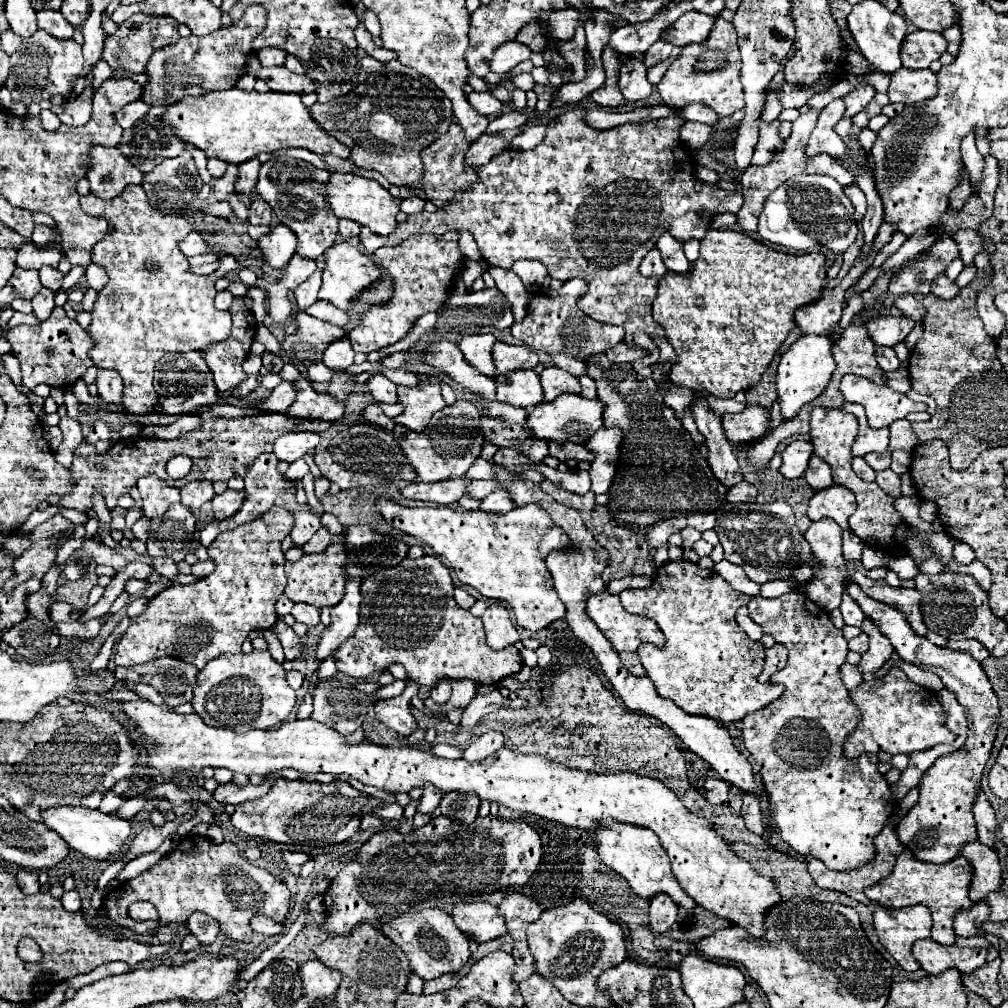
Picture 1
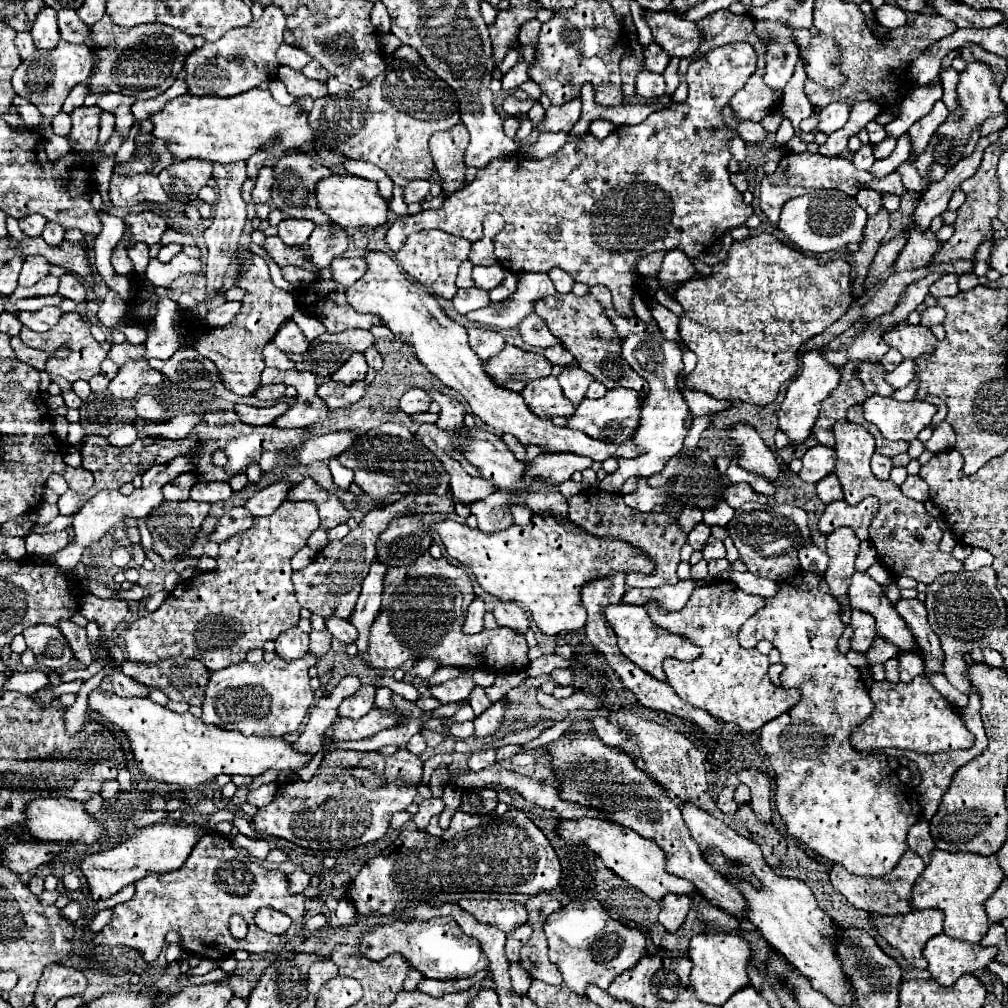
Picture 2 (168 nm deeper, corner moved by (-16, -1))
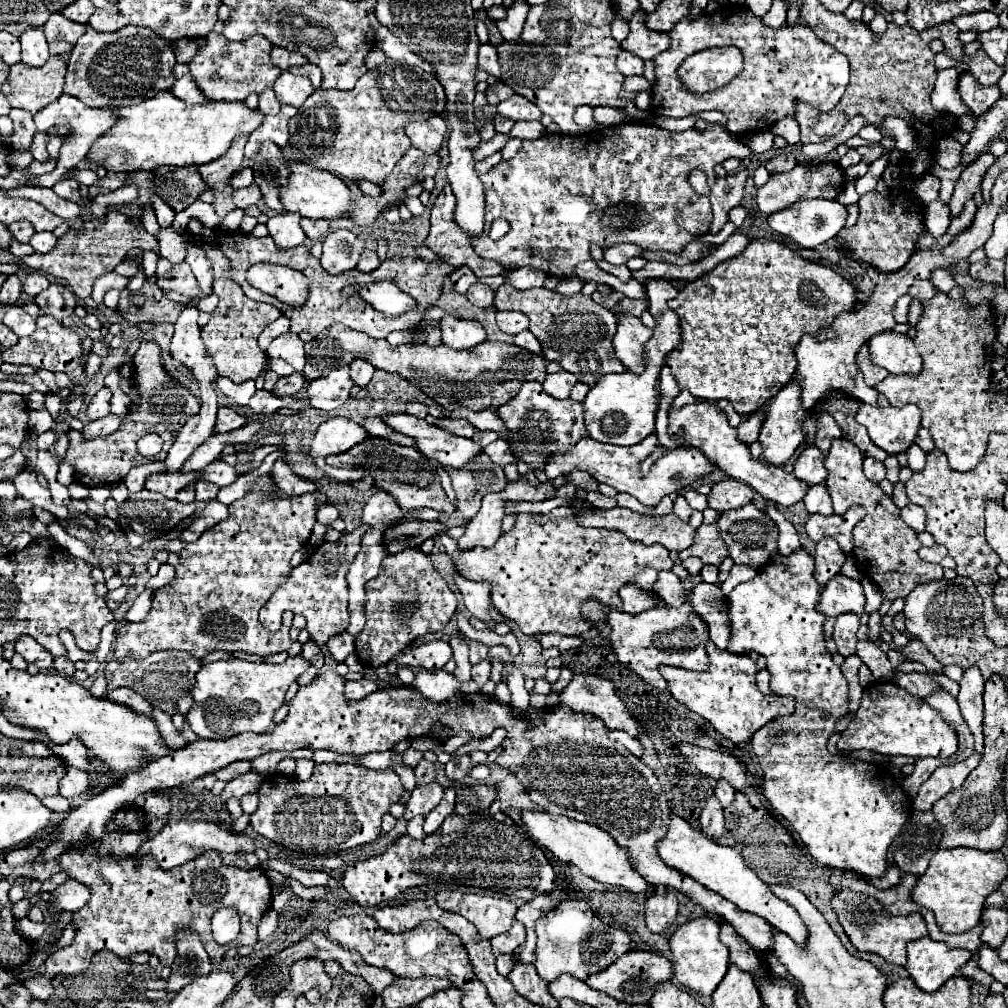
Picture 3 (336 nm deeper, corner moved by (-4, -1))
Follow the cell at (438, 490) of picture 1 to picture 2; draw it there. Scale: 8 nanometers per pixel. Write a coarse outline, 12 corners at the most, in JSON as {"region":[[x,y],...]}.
{"region":[[406,494],[292,572],[298,604],[348,620],[376,538],[394,516],[448,514],[450,496]]}

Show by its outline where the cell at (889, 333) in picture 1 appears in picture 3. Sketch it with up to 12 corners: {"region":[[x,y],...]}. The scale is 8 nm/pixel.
{"region":[[882,332],[868,342],[874,364],[918,374],[922,358],[908,334]]}

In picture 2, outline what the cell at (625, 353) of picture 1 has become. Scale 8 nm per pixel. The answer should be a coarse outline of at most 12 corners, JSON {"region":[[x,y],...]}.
{"region":[[654,332],[624,338],[622,356],[649,384],[632,438],[646,454],[600,482],[660,474],[688,434],[678,390],[682,350]]}

